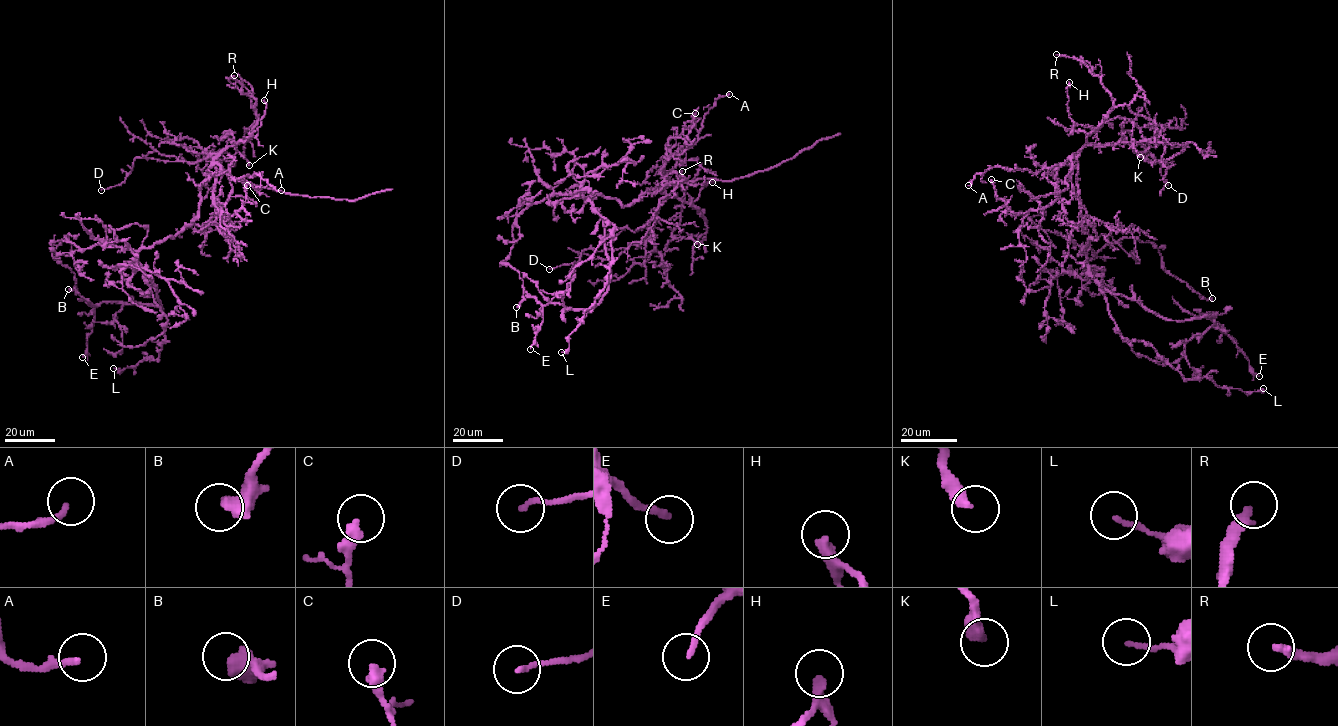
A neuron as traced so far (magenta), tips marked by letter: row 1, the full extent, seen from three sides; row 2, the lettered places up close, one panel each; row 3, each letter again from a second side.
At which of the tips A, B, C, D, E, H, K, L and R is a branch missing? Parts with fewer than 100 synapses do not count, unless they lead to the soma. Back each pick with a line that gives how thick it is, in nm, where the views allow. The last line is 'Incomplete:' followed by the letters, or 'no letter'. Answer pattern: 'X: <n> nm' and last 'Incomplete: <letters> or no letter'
Incomplete: no letter

